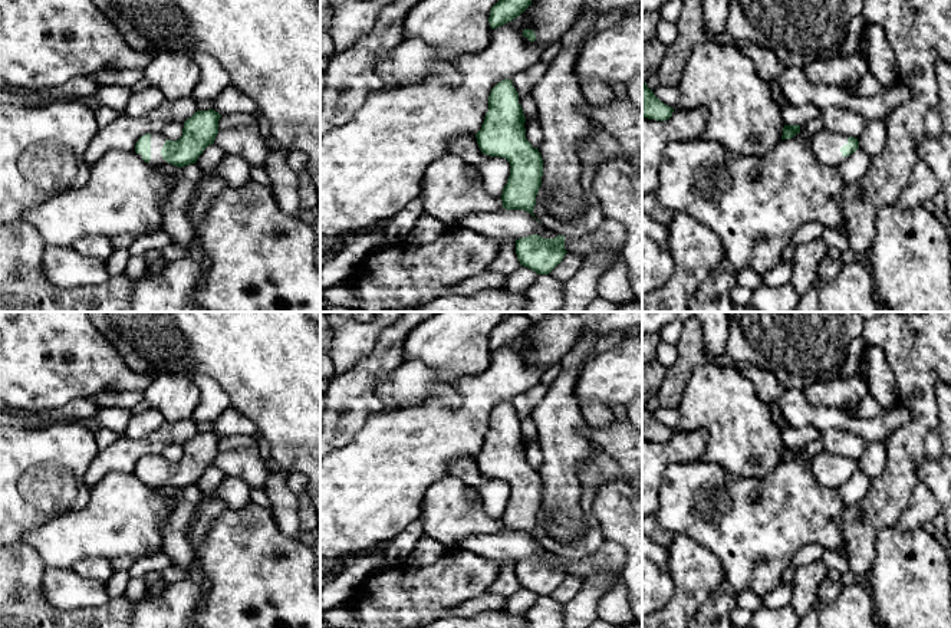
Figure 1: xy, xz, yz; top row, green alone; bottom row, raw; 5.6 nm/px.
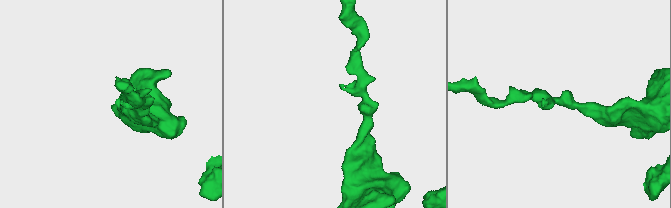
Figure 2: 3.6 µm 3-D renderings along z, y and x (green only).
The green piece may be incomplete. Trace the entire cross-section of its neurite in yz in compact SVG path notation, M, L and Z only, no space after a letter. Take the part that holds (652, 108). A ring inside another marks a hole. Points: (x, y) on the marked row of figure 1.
M642 83L642 118L667 121L672 116L674 108L661 102L654 92Z

